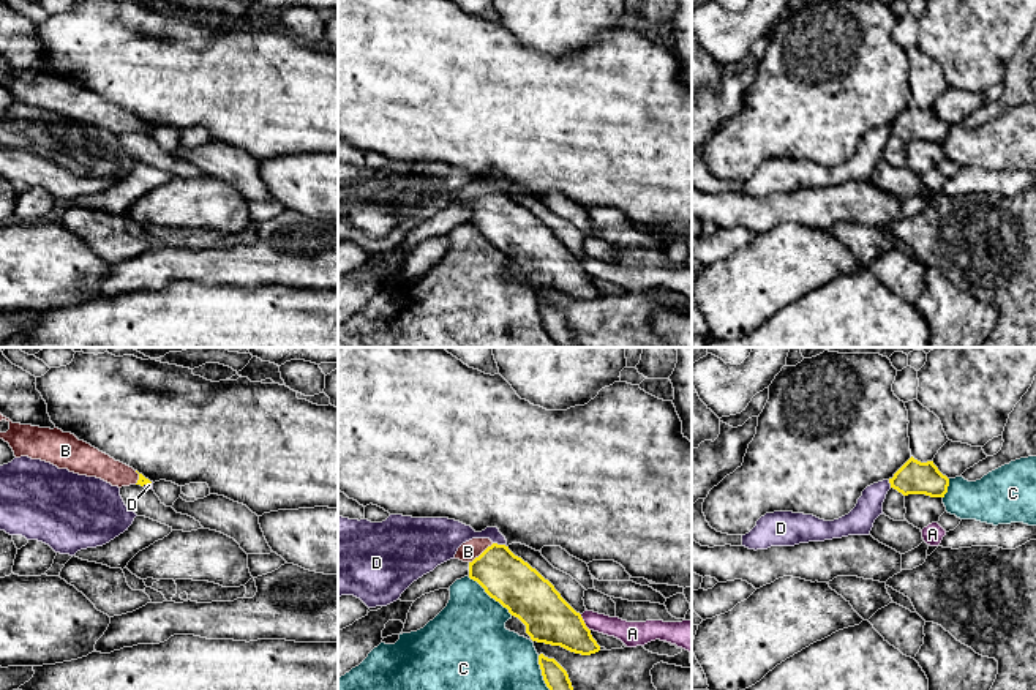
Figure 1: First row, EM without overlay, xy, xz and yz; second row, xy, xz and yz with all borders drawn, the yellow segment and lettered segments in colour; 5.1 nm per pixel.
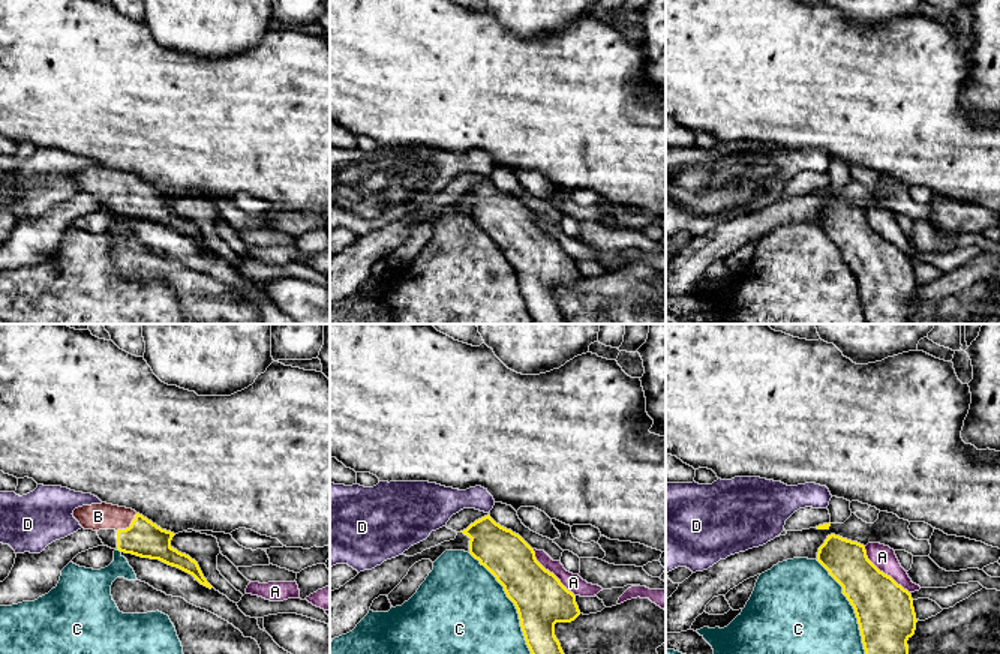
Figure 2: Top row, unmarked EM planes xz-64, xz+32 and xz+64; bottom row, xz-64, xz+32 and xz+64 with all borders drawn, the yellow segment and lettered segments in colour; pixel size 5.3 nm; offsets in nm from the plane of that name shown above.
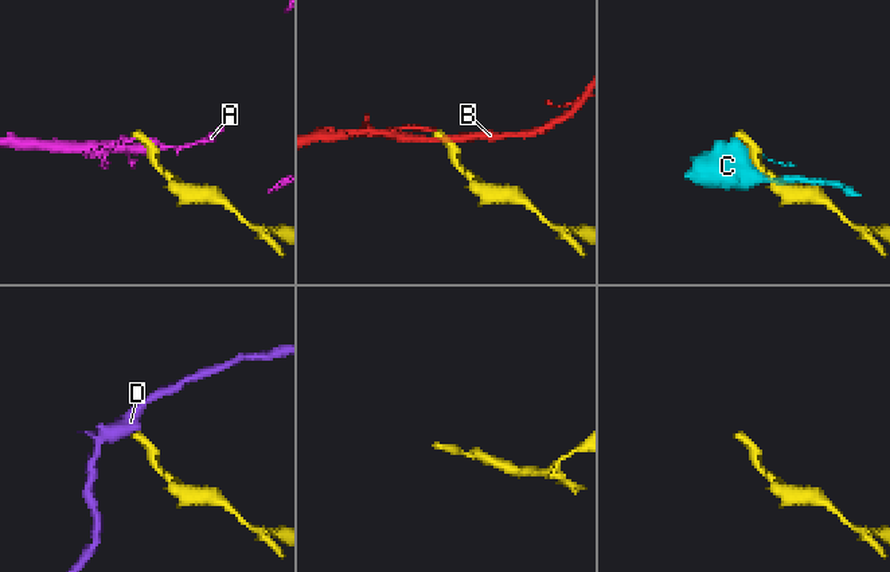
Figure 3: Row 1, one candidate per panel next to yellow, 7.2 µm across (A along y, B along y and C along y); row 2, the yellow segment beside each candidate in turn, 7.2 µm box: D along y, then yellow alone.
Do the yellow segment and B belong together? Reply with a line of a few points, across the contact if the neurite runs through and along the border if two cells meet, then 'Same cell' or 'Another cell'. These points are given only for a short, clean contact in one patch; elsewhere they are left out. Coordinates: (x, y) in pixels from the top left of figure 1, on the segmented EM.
Line: xz (509, 580), (482, 553), (468, 551). Same cell

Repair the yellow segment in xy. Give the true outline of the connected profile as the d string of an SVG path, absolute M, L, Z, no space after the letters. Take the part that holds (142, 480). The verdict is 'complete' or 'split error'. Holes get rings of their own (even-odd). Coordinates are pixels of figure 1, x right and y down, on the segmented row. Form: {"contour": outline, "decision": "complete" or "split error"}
{"contour": "M0 414L0 422L2 420L9 423L9 429L0 433L0 439L9 444L16 458L28 456L32 459L41 459L58 469L96 477L118 488L152 483L133 467L115 461L90 444L79 441L71 433L63 433L58 428L51 429L13 423Z", "decision": "split error"}

